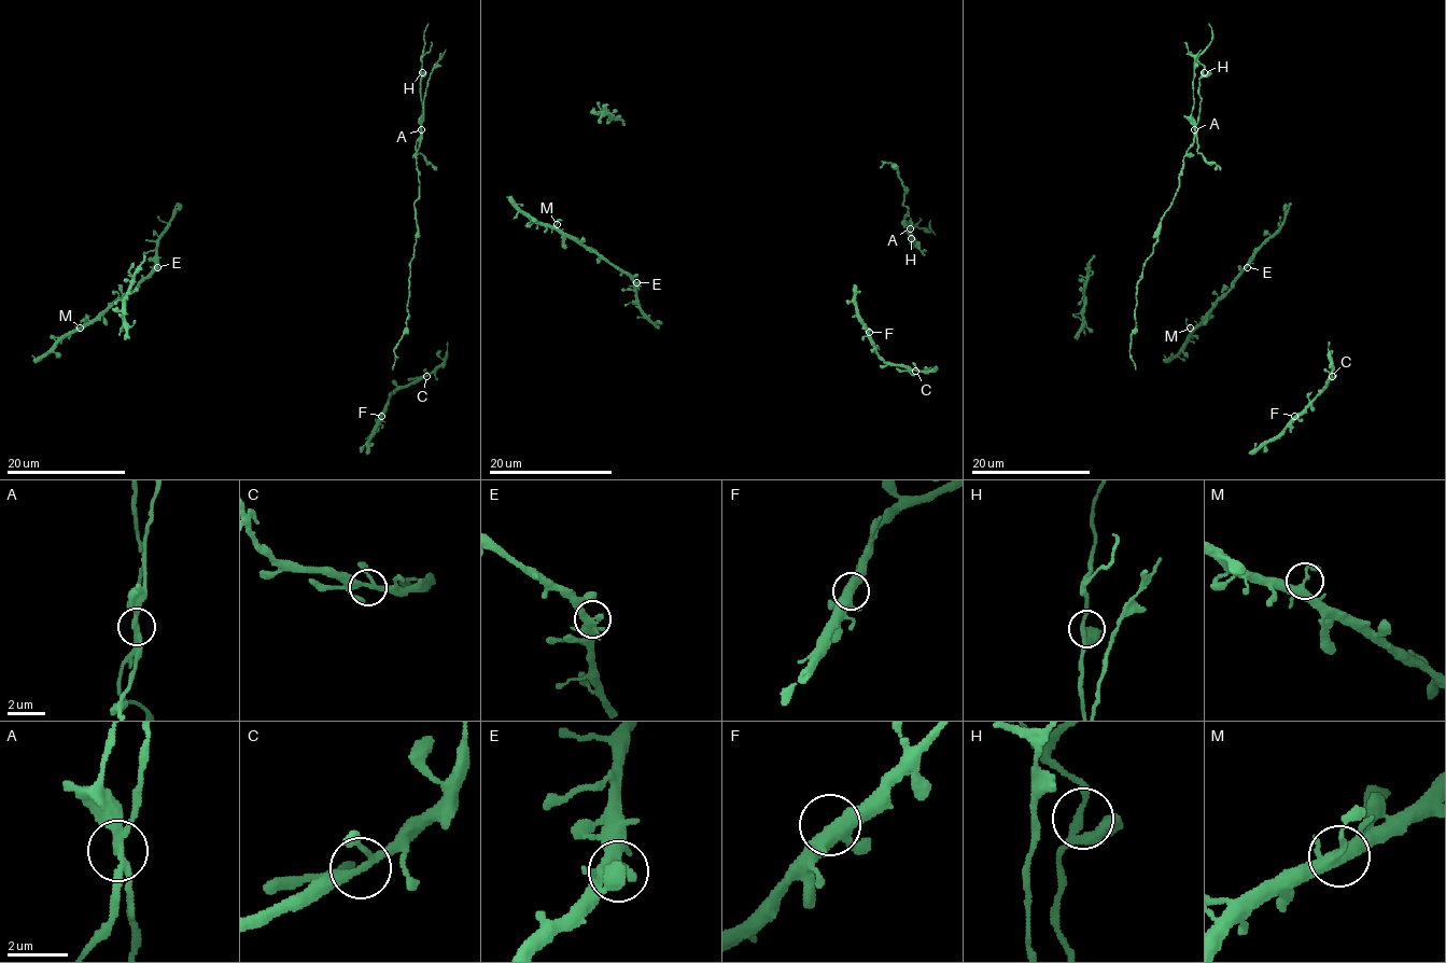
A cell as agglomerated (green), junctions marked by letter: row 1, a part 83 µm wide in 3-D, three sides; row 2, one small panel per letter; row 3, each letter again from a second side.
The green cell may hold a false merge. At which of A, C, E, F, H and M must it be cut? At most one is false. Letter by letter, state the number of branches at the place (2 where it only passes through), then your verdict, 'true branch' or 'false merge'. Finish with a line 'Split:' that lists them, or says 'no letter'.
A: 3 | false merge
C: 3 | true branch
E: 3 | true branch
F: 3 | true branch
H: 3 | true branch
M: 4 | true branch
Split: A

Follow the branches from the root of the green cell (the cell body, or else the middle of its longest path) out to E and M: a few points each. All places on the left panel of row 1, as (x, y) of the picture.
E: (181, 205), (158, 240), (157, 267)
M: (181, 205), (158, 240), (157, 265), (134, 289), (80, 328)

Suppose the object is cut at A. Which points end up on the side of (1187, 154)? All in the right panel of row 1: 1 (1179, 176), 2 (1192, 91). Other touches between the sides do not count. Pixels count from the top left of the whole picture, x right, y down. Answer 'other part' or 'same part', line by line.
1: same part
2: other part

